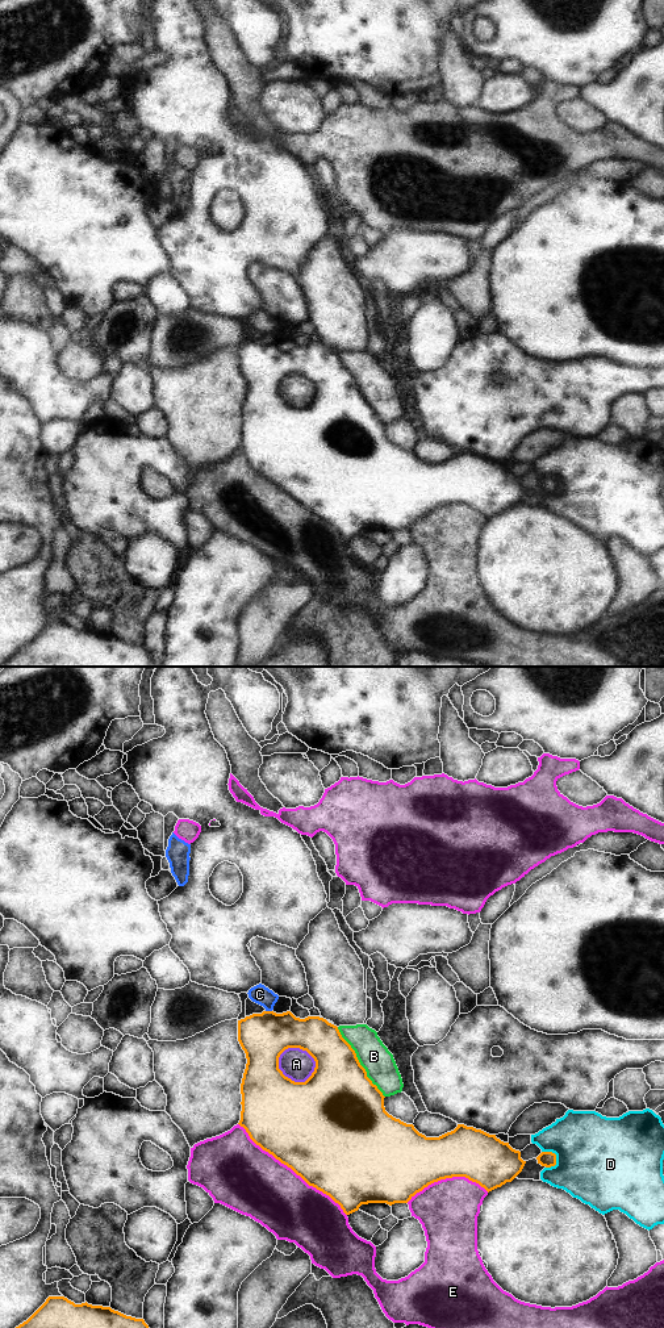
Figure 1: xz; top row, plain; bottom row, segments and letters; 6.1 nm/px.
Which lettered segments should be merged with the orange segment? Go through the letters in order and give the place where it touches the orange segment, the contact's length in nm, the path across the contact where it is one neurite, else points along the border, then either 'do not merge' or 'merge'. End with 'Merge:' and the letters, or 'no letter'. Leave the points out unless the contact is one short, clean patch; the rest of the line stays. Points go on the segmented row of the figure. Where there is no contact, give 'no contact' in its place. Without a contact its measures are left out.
A: xz (280, 1070) | 240 nm | across xz (276, 1111), (280, 1070), (288, 1070), (296, 1064) | merge
B: xz (359, 1063) | 500 nm | do not merge
C: xz (268, 1011) | 40 nm | along xz (266, 1010), (271, 1011) | do not merge
D: xz (555, 1155) | 130 nm | do not merge
E: xz (292, 1169) | 850 nm | do not merge
Merge: A

